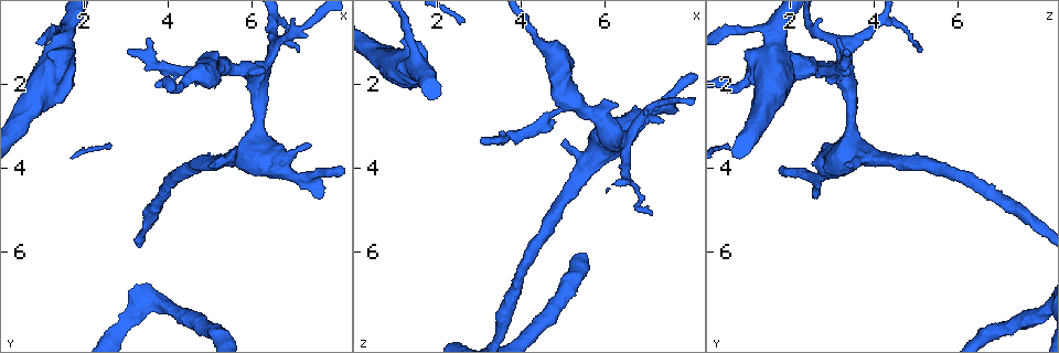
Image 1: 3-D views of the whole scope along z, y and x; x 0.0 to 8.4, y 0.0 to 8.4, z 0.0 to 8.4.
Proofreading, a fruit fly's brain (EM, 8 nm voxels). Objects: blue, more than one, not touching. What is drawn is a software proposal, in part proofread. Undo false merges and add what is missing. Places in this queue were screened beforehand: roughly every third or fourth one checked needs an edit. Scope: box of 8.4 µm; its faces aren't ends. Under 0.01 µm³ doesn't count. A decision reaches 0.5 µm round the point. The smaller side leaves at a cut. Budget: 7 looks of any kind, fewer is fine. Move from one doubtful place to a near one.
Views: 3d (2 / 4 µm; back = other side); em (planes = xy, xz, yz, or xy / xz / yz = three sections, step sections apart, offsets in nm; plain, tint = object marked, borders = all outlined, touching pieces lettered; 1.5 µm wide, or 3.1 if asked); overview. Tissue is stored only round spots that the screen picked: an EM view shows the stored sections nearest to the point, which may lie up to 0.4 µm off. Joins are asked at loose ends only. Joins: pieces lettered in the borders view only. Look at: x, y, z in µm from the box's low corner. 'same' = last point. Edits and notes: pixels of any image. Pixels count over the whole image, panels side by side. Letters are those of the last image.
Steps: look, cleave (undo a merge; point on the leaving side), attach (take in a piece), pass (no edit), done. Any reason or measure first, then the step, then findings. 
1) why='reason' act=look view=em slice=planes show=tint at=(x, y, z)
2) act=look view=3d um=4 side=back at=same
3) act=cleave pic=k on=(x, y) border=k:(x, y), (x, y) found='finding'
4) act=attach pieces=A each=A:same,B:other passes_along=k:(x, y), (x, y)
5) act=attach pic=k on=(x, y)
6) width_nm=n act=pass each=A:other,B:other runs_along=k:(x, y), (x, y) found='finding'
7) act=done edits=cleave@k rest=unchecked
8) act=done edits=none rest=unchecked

why='free end' act=look view=em slice=planes show=borders at=(7.70, 4.70, 2.50)

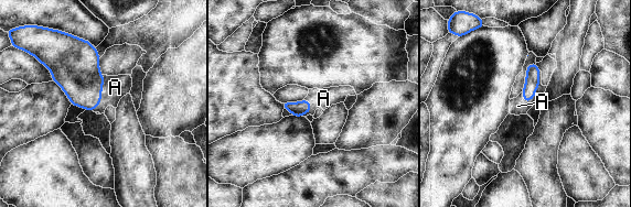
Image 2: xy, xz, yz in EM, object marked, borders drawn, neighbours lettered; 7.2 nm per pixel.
act=attach pic=2 on=(517, 106) each=A:same found='it goes on there'

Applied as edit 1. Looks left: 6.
why='branch stops here' act=look view=em slice=planes show=plain at=(5.00, 3.90, 3.40)

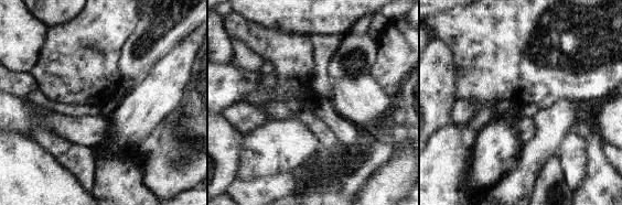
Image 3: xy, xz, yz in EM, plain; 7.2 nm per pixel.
why='with the object marked' act=look view=em slice=planes show=tint at=same

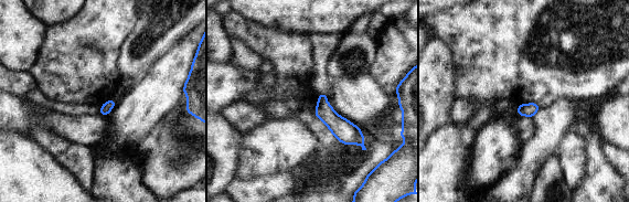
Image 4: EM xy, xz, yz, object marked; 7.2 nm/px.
act=look view=em slice=planes show=borders at=same

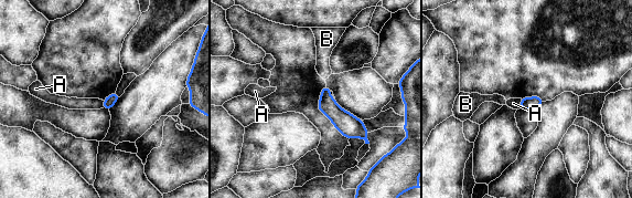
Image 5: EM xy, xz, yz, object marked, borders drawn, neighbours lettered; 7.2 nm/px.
act=pass each=A:other,B:other runs_along=5:(325, 90), (327, 103), (364, 135) found='no lettered piece goes on from it'

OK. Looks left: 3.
why='calibre changes' act=look view=3d um=4 at=(1.45, 0.70, 0.95)

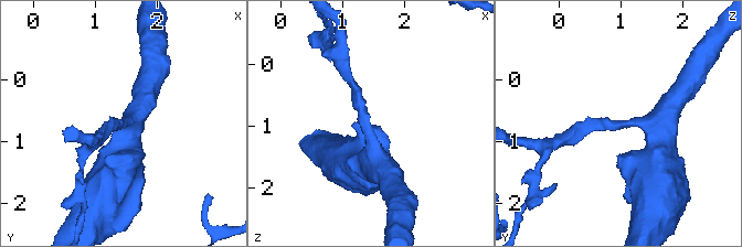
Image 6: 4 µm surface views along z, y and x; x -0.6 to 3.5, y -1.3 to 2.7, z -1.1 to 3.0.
arm_widths_nm=190,460 act=look view=em slice=planes show=tint at=(1.40, 0.70, 0.95)

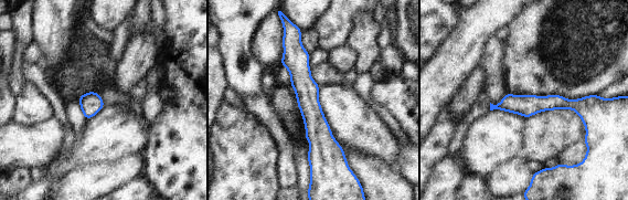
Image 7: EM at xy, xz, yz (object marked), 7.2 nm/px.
act=look view=em slice=planes show=borders at=same

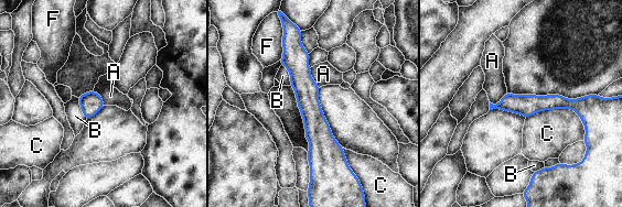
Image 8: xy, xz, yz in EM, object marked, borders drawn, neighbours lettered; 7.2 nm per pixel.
act=pass each=A:other,B:other,C:other,F:other runs_along=8:(297, 39), (319, 169) found='one neuron here'

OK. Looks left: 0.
act=done edits=attach@2 rest=unchecked

